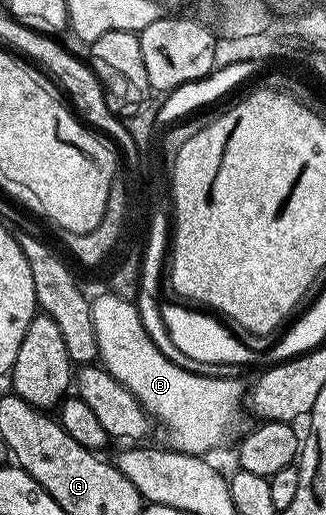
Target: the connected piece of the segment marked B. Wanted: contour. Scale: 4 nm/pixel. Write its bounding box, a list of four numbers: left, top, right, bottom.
[93,294,243,456]

